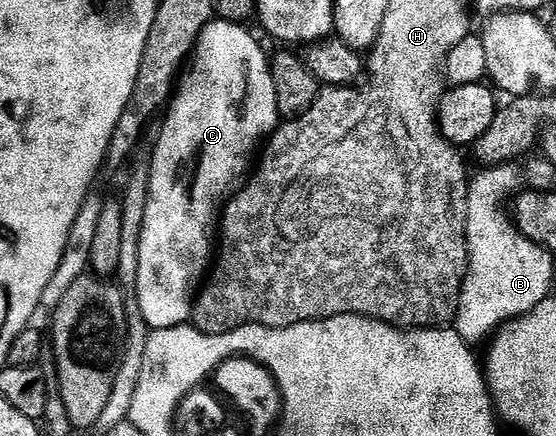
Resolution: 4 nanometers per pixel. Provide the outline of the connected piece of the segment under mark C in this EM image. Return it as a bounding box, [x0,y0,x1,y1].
[138,18,280,330]

